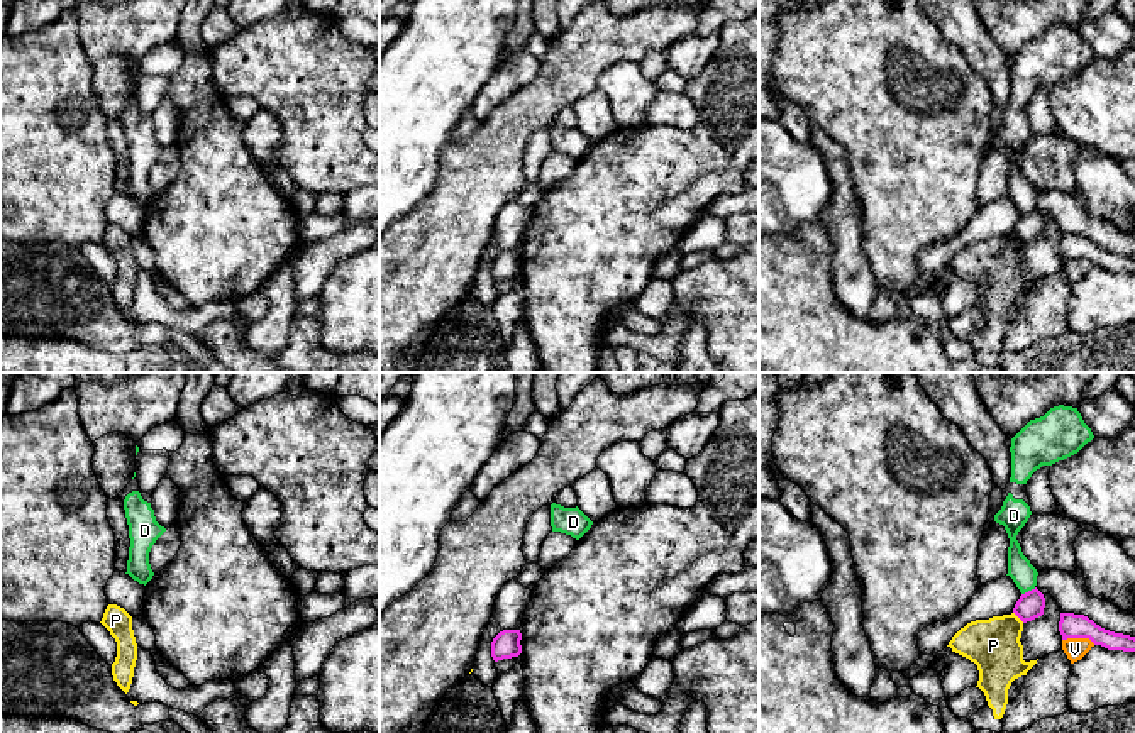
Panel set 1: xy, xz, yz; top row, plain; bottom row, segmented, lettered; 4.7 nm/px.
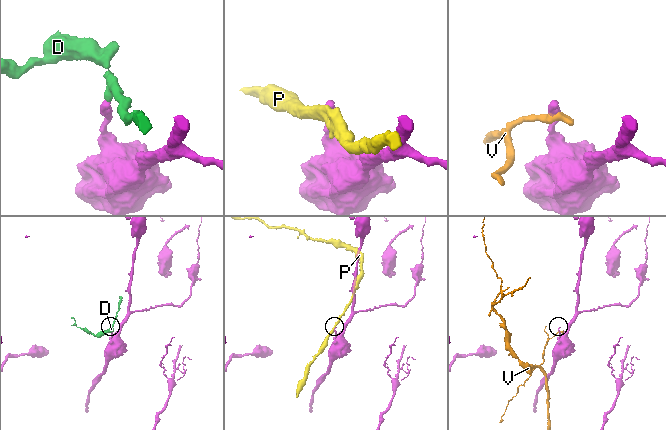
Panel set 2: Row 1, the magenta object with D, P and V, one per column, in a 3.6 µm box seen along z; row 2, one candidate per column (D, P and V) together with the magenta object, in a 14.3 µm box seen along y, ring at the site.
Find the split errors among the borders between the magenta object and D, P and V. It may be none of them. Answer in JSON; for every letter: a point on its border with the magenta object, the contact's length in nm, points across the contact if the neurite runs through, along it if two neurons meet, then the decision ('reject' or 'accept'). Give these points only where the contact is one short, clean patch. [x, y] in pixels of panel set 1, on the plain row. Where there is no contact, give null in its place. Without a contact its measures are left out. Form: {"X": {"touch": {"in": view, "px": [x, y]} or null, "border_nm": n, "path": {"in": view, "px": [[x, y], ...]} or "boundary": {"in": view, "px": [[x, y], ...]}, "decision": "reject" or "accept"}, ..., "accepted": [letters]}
{"D": {"touch": {"in": "yz", "px": [1029, 212]}, "border_nm": 80, "boundary": {"in": "yz", "px": [[1035, 209], [1022, 215]]}, "decision": "reject"}, "P": {"touch": {"in": "yz", "px": [1018, 237]}, "border_nm": 80, "boundary": {"in": "yz", "px": [[1013, 232], [1024, 242]]}, "decision": "reject"}, "V": {"touch": {"in": "yz", "px": [1079, 258]}, "border_nm": 160, "boundary": {"in": "yz", "px": [[1063, 259], [1090, 259], [1095, 264]]}, "decision": "reject"}, "accepted": []}

